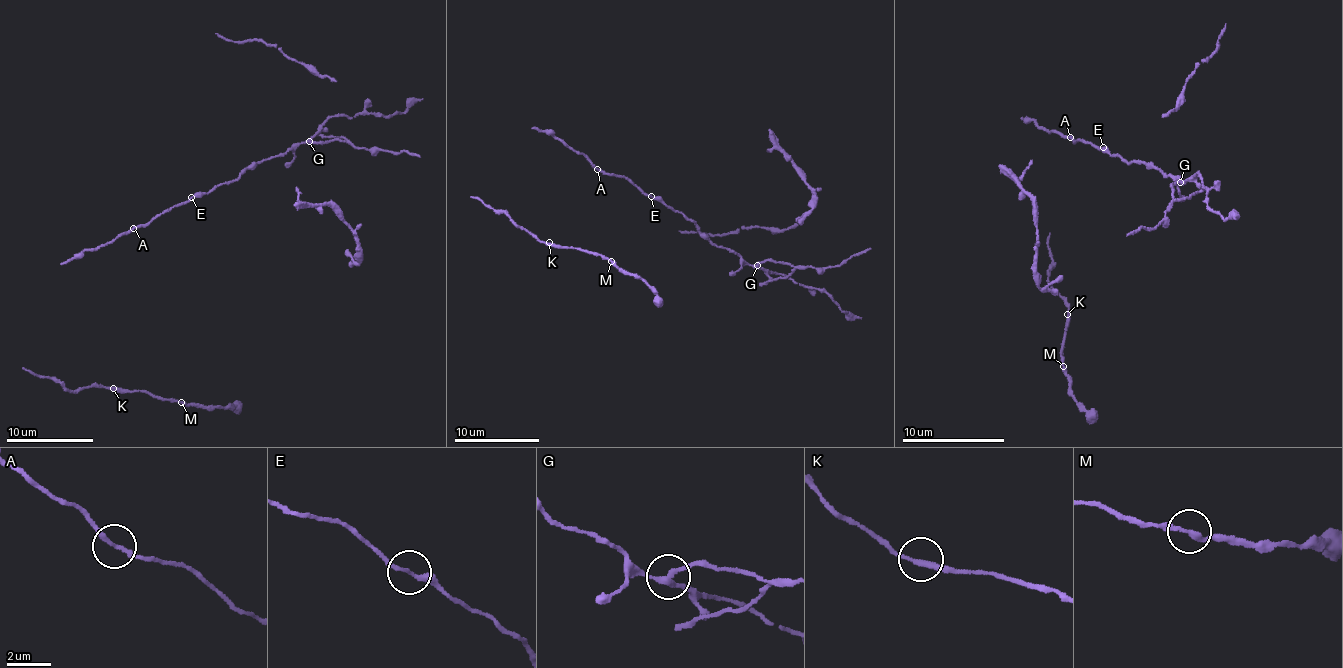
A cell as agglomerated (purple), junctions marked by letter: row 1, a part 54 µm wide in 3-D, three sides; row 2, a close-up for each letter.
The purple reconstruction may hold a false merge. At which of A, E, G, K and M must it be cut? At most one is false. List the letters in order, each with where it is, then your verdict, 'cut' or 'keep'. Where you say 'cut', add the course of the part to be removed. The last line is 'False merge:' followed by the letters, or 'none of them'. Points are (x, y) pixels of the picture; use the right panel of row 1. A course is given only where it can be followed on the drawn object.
A: place (1070, 137); keep
E: place (1103, 147); keep
G: place (1180, 182); cut
K: place (1067, 314); keep
M: place (1063, 366); keep
False merge: G

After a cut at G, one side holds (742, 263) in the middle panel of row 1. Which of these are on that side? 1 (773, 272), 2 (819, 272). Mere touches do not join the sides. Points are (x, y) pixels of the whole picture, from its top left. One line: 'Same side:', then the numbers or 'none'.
Same side: 1

